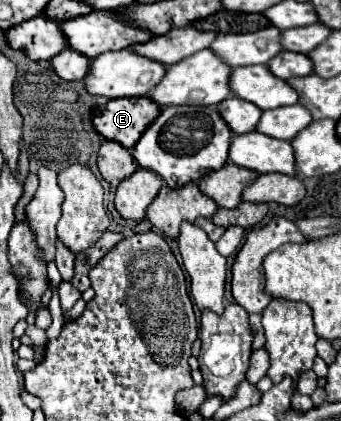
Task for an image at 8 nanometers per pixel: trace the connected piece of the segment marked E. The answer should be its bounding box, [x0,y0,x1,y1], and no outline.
[91,97,159,149]

